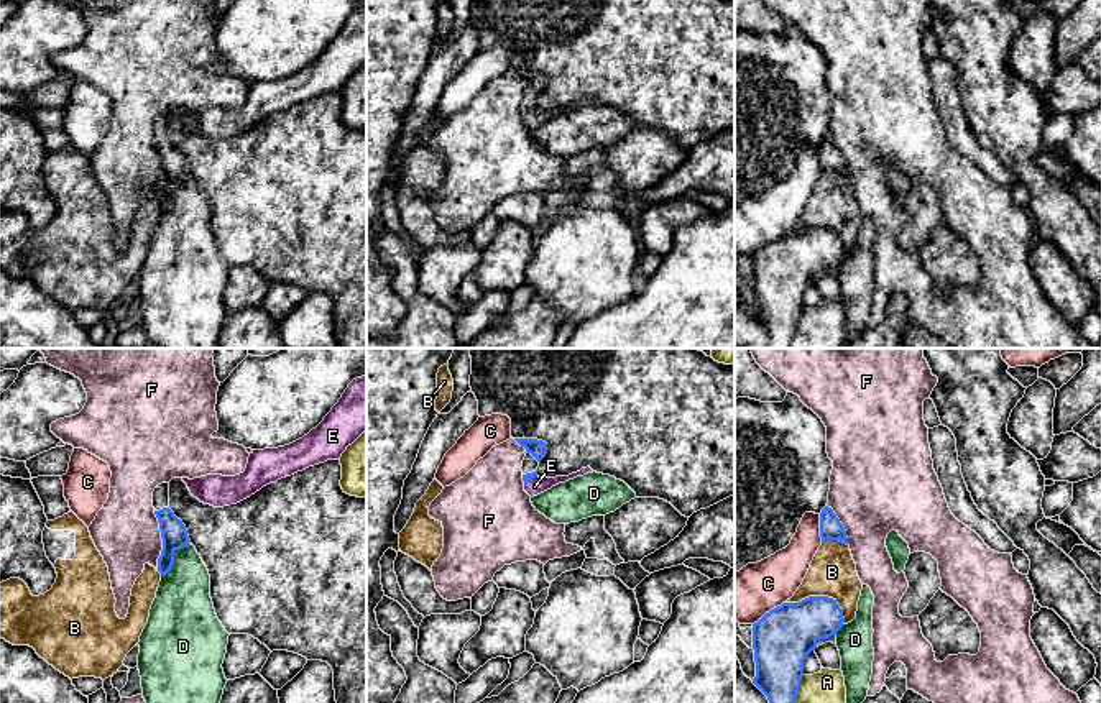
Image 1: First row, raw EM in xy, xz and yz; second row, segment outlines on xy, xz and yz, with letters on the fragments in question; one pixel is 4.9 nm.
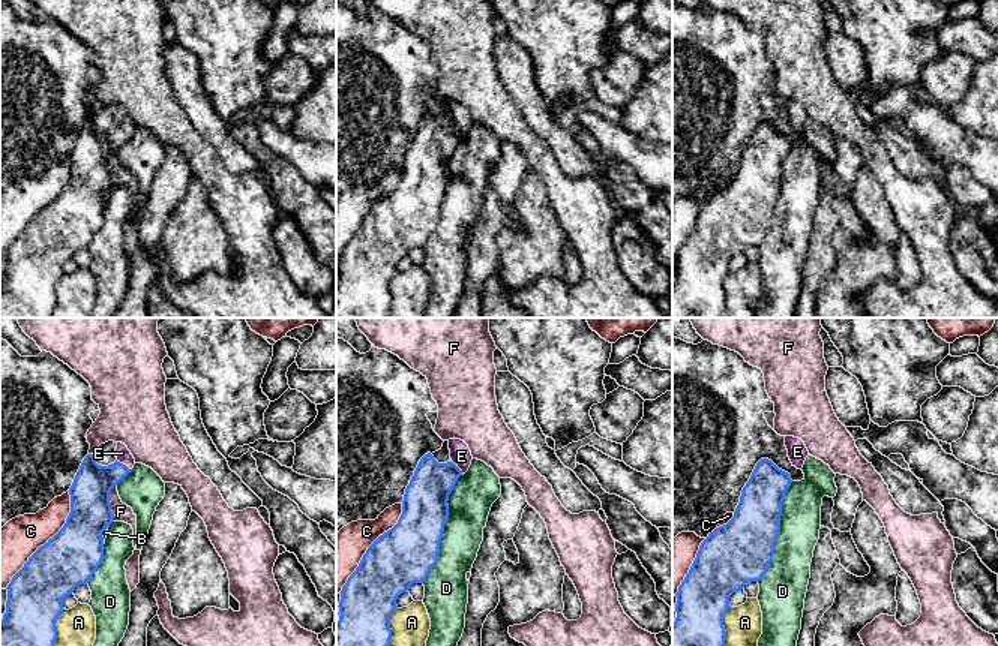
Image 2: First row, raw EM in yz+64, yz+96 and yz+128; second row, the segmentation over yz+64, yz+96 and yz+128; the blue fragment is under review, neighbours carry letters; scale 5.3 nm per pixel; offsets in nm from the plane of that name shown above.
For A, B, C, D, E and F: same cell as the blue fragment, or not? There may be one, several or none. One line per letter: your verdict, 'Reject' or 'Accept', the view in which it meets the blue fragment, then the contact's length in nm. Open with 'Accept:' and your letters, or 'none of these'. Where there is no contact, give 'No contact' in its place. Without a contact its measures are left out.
Accept: E
A: Reject. Touches blue in yz. Shared border 140 nm
B: Reject. Touches blue in yz. Shared border 320 nm
C: Reject. Touches blue in yz. Shared border 200 nm
D: Reject. Touches blue in xy. Shared border 220 nm
E: Accept. Touches blue in xz. Shared border 80 nm
F: Reject. Touches blue in xy. Shared border 280 nm

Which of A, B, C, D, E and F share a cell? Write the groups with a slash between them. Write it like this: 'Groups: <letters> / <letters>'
Groups: A / B / C / D / E / F

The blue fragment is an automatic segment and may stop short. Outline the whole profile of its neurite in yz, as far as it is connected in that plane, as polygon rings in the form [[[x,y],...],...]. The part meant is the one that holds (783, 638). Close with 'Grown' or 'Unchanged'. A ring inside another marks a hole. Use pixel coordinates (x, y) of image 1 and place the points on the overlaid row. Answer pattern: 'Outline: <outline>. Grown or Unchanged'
Outline: [[[808,596],[782,603],[753,624],[753,683],[769,703],[795,703],[805,657],[815,650],[818,639],[835,636],[843,623],[836,600]]]. Unchanged

